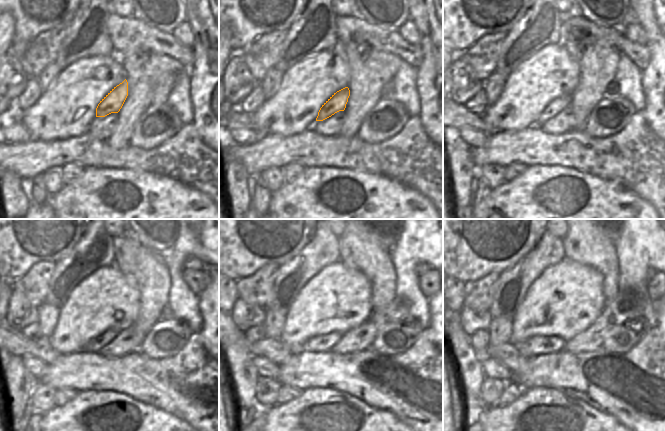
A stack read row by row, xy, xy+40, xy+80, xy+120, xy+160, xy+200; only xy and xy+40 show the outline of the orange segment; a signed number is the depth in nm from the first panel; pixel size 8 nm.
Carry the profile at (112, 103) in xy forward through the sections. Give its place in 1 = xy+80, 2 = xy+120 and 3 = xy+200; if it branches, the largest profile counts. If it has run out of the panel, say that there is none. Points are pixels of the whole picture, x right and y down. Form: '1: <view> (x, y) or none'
1: xy+80 (554, 107)
2: xy+120 (96, 344)
3: xy+200 (538, 345)

